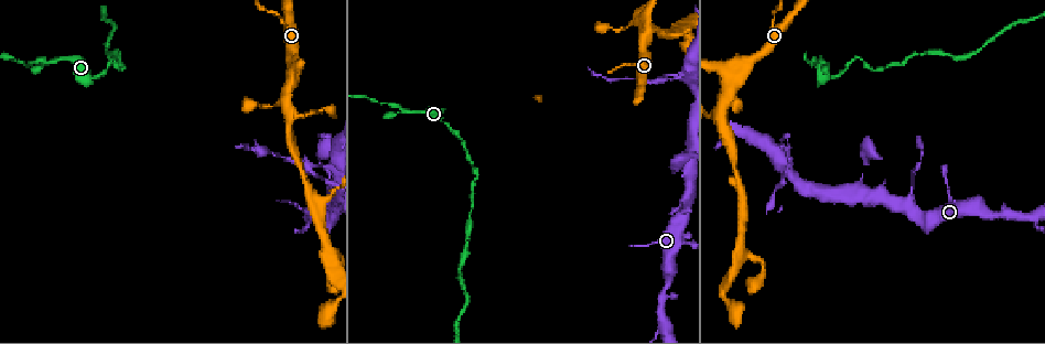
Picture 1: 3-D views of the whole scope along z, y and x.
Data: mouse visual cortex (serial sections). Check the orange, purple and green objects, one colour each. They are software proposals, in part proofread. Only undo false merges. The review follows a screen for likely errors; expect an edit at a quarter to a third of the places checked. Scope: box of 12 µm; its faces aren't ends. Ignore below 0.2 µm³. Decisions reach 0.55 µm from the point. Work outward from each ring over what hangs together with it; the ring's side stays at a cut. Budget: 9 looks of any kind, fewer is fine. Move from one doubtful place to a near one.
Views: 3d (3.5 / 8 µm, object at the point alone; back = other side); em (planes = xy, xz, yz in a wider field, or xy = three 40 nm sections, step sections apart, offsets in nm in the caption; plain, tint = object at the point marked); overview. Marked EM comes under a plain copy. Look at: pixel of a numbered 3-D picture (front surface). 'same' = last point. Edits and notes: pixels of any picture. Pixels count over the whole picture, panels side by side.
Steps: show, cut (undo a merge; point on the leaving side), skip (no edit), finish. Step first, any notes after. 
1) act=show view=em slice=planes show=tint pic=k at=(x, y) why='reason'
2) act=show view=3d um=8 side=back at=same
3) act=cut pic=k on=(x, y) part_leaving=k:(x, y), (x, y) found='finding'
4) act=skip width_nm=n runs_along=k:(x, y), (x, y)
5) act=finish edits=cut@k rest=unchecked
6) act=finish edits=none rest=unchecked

act=show view=3d um=3.5 pic=1 at=(789, 166) why='narrows sharply'

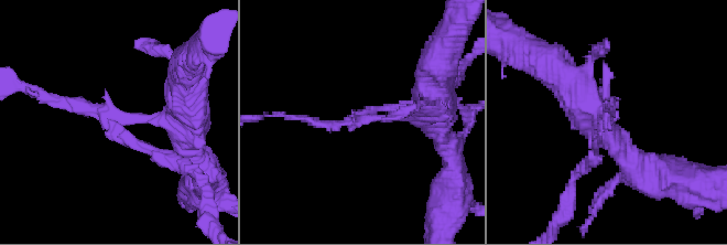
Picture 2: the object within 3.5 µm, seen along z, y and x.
act=show view=em slice=xy step=2 show=tint pic=2 at=(374, 114) why='need the tissue'

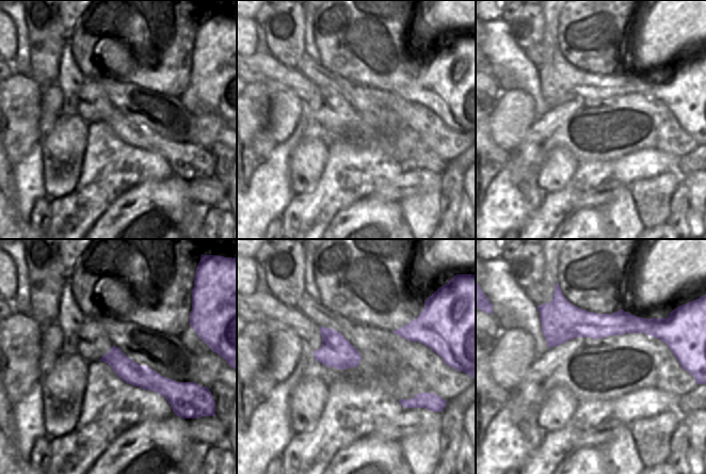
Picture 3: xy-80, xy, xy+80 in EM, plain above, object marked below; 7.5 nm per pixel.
act=cut pic=2 on=(106, 124) part_leaving=2:(141, 120), (40, 100) found='a second cell is stuck on'

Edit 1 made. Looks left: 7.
act=show view=em slice=xy step=3 show=tint pic=1 at=(287, 107) why='small branch off a trunk'

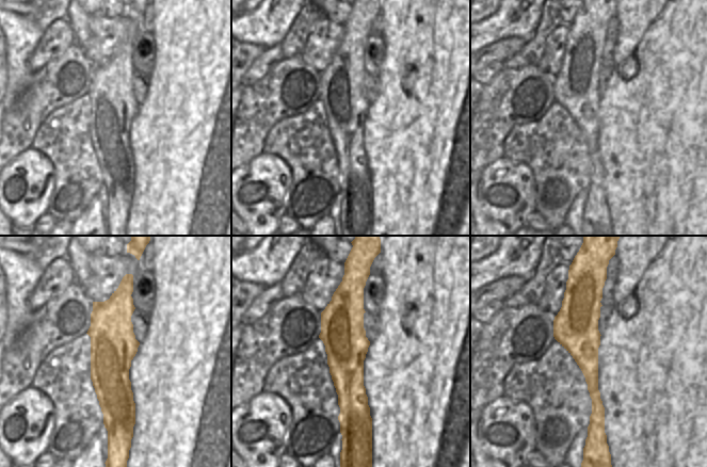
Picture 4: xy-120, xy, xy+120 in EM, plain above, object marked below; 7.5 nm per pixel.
act=show view=3d um=3.5 at=same

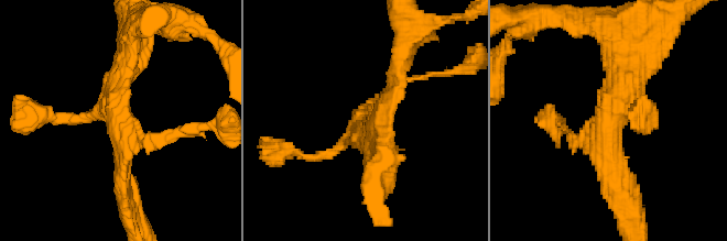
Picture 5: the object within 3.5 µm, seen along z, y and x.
act=skip runs_along=4:(342, 285), (346, 367), (359, 425) found='continuous, no second cell'

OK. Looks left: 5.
act=show view=em slice=xy step=2 show=tint pic=1 at=(1032, 217) why='small branch off a trunk'

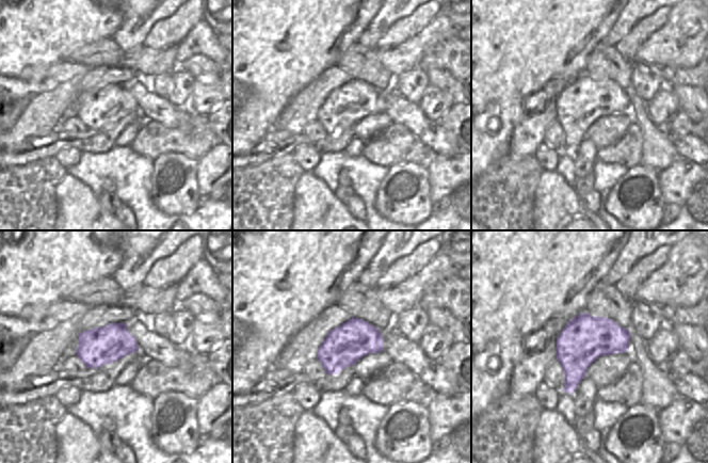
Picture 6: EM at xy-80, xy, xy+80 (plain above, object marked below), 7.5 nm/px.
act=show view=3d um=3.5 at=same

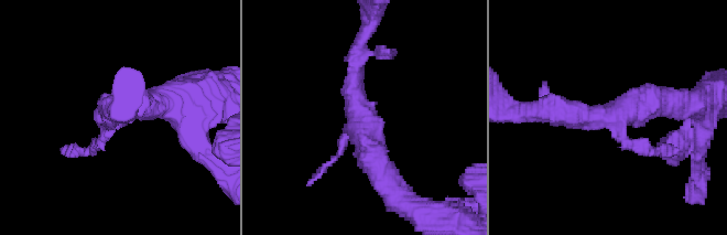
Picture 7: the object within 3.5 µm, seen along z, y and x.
act=skip arms=3 runs_along=7:(360, 52), (357, 120), (370, 160), (394, 166) found='one cell here'

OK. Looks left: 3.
act=show view=3d um=3.5 pic=1 at=(464, 147) why='abrupt turn'

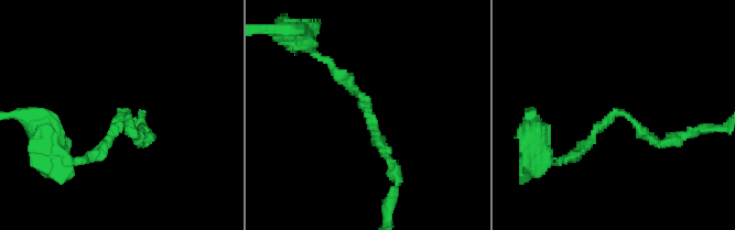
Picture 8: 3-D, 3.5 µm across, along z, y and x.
act=show view=em slice=xy step=1 show=tint pic=8 at=(119, 113) arm_widths_nm=150,150 why='need the tissue'

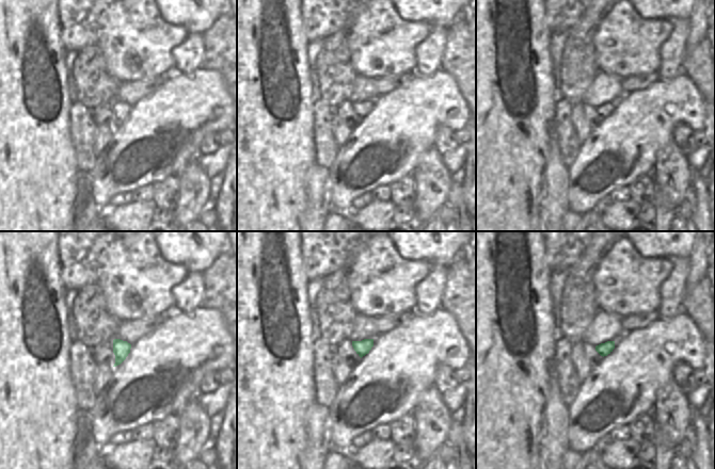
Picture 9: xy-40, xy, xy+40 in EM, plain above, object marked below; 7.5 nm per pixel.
act=show view=em slice=planes show=tint at=same

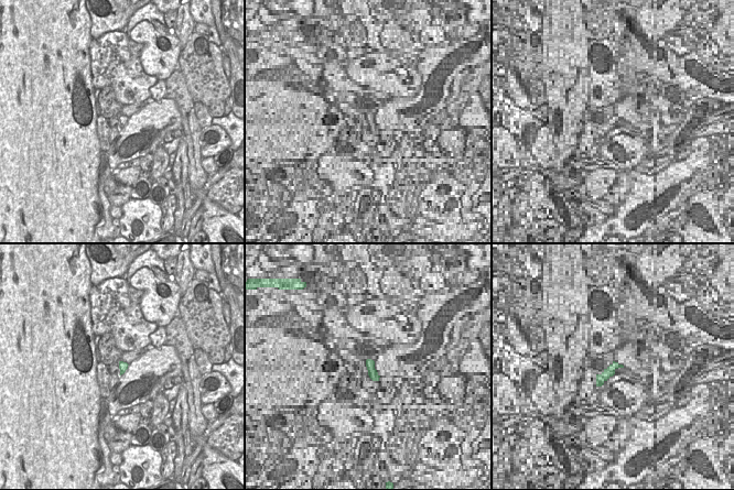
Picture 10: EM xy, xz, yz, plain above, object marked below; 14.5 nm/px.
act=skip runs_along=8:(335, 72), (365, 99), (392, 170) found='continuous, no second cell'

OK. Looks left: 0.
act=finish edits=cut@2 rest=unchecked

